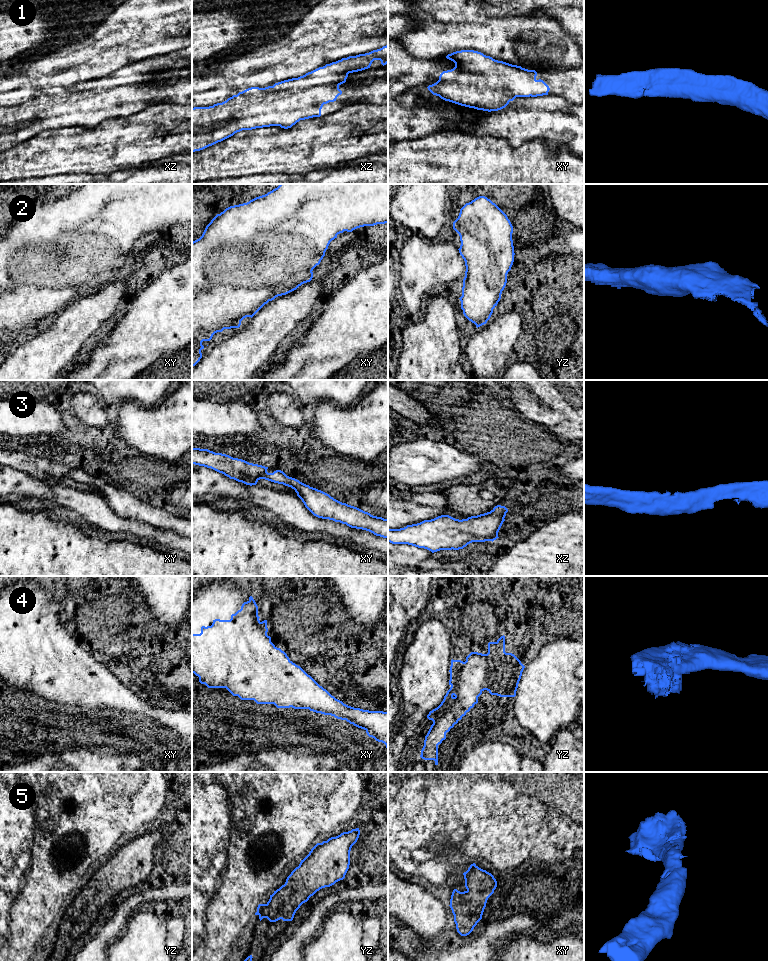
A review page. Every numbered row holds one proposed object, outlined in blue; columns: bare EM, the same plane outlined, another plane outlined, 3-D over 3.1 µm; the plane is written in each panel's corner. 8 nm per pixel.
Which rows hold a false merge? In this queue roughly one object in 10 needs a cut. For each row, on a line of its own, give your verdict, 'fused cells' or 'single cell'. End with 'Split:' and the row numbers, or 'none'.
1: single cell
2: single cell
3: single cell
4: single cell
5: single cell
Split: none

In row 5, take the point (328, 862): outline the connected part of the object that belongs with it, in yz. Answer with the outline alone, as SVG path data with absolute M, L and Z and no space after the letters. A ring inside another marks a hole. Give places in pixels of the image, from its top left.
M356 828L331 837L322 843L317 843L309 854L301 860L299 866L287 877L285 884L270 895L269 901L266 904L258 905L255 915L259 916L260 921L263 918L267 918L270 922L276 922L280 919L292 921L300 906L317 891L330 887L345 878L350 865L350 851L359 835L360 830Z

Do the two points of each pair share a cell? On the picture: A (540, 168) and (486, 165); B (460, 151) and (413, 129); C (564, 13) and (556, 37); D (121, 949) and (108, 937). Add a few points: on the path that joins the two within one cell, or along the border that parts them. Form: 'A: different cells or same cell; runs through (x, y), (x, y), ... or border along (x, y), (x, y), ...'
A: same cell; runs through (527, 168), (499, 166)
B: different cells; border along (444, 129), (403, 141)
C: different cells; border along (538, 15), (554, 18), (573, 37)
D: different cells; border along (127, 922), (124, 931), (106, 950)

